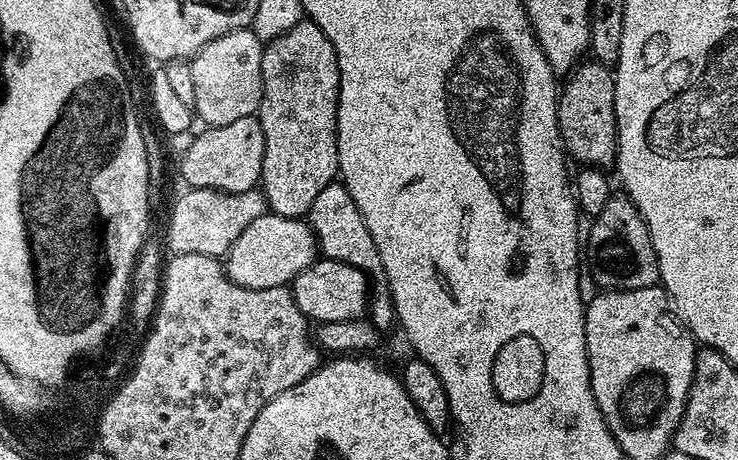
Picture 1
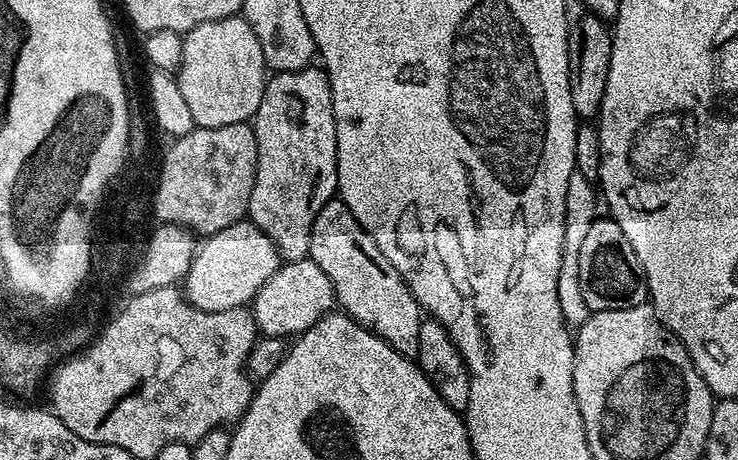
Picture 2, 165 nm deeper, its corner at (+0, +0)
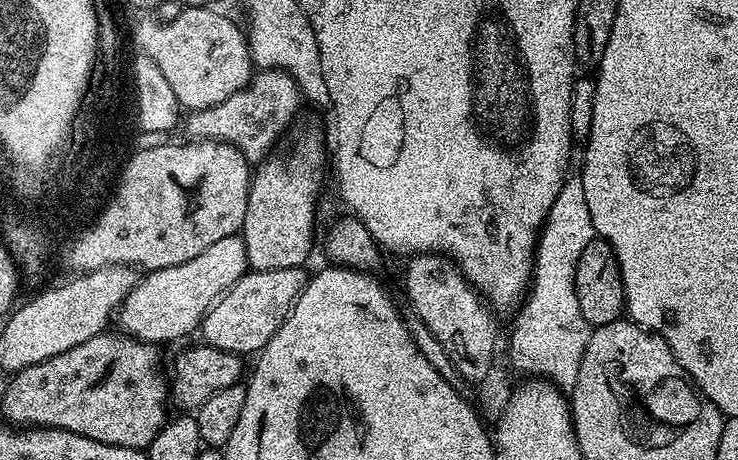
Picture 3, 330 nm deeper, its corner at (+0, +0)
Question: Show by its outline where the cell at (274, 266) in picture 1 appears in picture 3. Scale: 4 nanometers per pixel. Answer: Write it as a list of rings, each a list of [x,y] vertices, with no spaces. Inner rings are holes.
[[[240,234],[214,242],[214,246],[202,250],[202,254],[190,258],[190,262],[153,268],[137,279],[136,285],[121,302],[118,309],[119,331],[153,346],[161,346],[167,340],[180,340],[201,327],[208,309],[247,271],[246,246]]]

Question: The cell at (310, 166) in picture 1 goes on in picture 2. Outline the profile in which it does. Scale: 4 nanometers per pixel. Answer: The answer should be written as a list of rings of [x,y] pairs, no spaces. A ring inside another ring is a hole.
[[[320,66],[297,72],[277,72],[267,77],[262,102],[251,121],[258,142],[258,166],[254,190],[250,190],[247,219],[252,221],[278,250],[281,261],[303,260],[310,250],[310,230],[318,210],[337,195],[336,123],[328,74]]]

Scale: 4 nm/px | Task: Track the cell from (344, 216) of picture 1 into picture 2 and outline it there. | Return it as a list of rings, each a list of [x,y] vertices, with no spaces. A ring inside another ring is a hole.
[[[333,198],[318,210],[314,226],[310,230],[310,259],[330,278],[334,286],[336,304],[345,316],[354,318],[363,328],[378,334],[382,342],[394,346],[398,354],[411,356],[418,354],[418,330],[422,319],[420,303],[406,286],[406,282],[386,262],[386,254],[378,250],[374,238],[362,230],[358,218],[350,214],[344,201]]]

